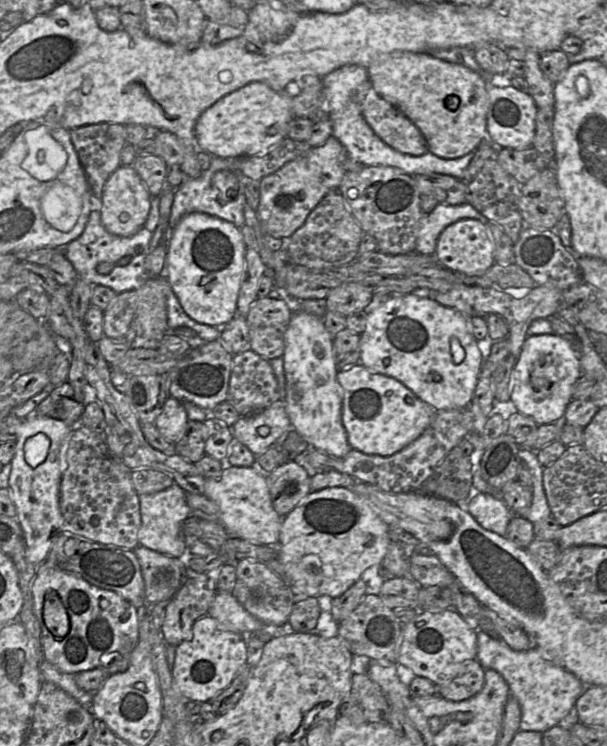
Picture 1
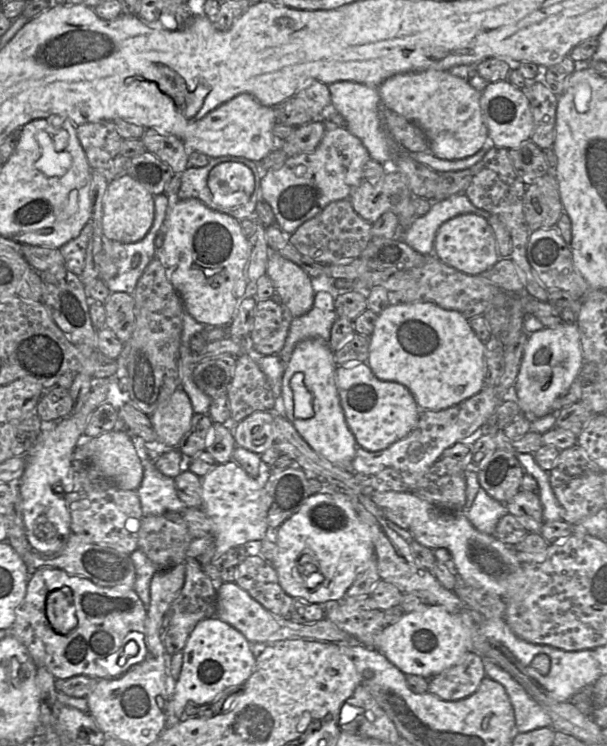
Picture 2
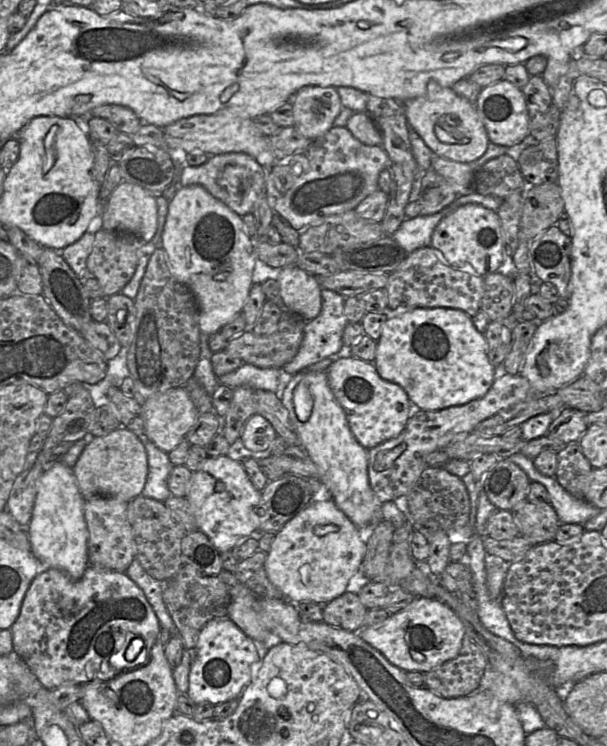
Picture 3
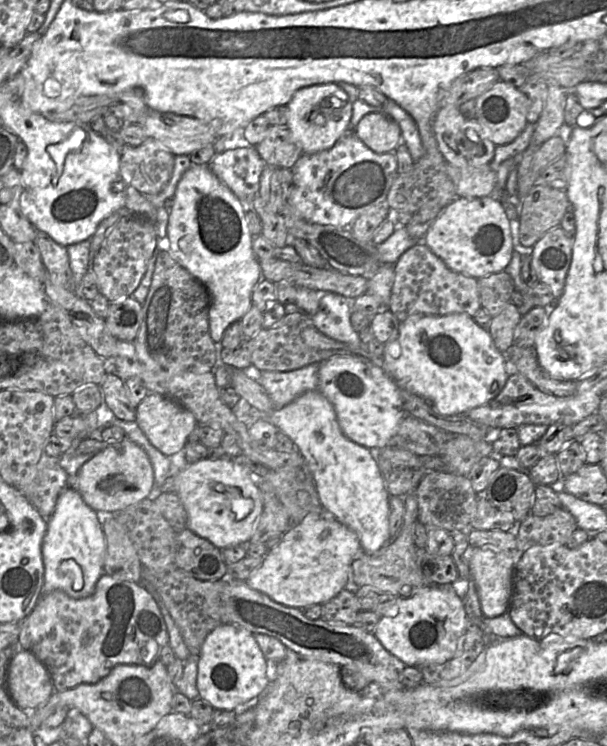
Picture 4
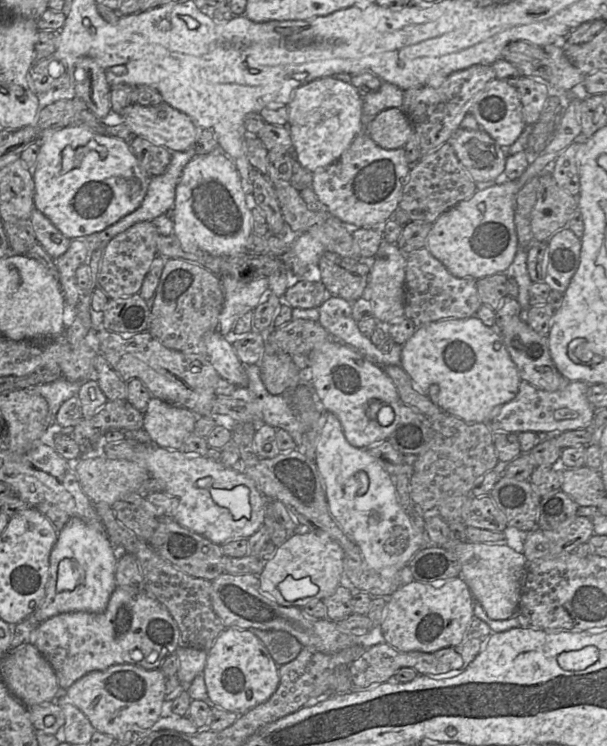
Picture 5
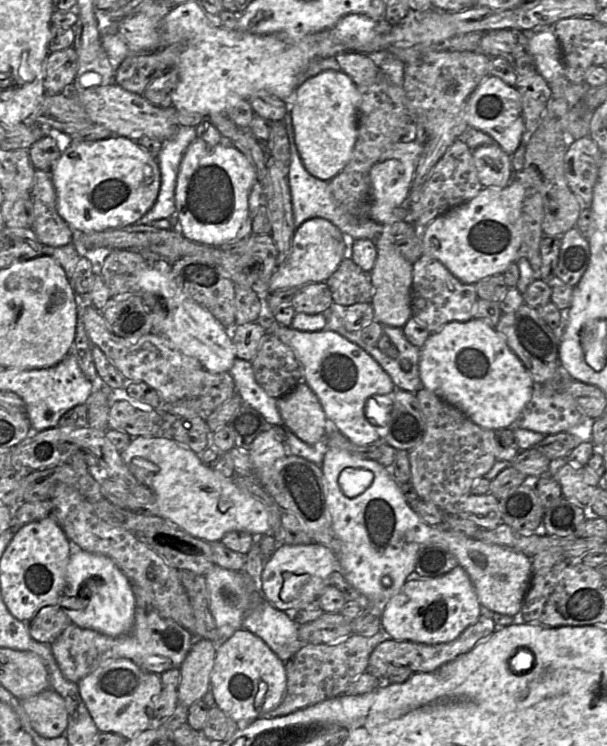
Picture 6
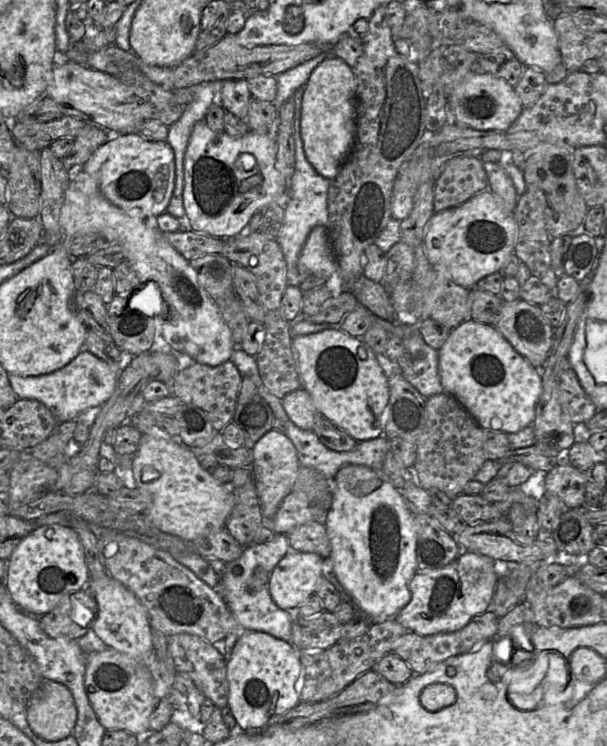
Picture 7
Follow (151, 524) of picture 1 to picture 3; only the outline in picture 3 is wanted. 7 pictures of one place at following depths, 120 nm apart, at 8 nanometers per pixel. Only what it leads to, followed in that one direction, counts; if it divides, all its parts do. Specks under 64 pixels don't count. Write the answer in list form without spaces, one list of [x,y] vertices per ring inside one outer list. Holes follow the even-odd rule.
[[[141,433],[138,435],[143,444],[148,461],[148,474],[142,496],[164,502],[172,494],[168,488],[168,478],[174,466],[168,453],[160,450],[152,441]]]

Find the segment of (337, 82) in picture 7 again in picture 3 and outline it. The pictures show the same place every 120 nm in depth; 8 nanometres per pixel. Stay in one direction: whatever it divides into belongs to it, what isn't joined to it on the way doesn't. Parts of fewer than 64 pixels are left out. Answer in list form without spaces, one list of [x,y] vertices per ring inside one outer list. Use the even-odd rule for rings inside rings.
[[[303,87],[294,94],[291,103],[294,127],[310,140],[332,128],[343,107],[335,87]]]

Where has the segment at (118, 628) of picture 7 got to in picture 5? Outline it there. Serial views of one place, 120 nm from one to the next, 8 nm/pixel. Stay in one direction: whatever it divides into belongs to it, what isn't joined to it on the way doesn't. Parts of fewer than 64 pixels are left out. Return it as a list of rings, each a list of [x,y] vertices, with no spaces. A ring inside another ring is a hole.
[[[73,517],[58,531],[50,553],[50,575],[45,597],[40,607],[32,614],[39,623],[62,613],[102,613],[117,587],[115,580],[119,550],[107,537],[105,530]]]

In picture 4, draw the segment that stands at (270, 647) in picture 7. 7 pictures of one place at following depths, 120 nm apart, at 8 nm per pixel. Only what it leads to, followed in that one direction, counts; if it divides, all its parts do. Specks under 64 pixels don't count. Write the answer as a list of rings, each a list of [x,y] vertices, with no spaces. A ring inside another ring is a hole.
[[[227,623],[207,635],[198,655],[198,699],[209,702],[215,709],[234,710],[238,705],[258,698],[269,683],[267,660],[252,632]]]

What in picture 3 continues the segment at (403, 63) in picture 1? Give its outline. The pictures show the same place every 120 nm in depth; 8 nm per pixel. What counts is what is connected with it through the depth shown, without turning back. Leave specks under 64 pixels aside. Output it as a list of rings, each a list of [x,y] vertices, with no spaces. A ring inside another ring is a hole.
[[[431,80],[423,96],[403,102],[403,106],[410,129],[418,133],[433,154],[456,162],[470,163],[486,152],[489,138],[476,105],[455,93],[452,87],[443,87]],[[441,129],[453,136],[453,143],[439,139],[437,131]]]

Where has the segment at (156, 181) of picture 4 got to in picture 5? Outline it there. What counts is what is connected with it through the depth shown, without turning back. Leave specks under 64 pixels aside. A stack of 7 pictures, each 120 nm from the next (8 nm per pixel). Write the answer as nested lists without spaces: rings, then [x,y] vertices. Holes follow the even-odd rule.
[[[133,136],[129,147],[142,171],[149,177],[162,174],[171,160],[171,151],[141,136]]]

